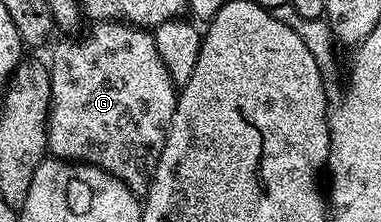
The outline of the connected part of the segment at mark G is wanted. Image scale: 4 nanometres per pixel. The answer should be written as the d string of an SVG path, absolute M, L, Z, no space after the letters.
M100 20L89 26L91 28L79 40L60 41L54 48L54 57L48 60L50 69L50 117L46 119L46 147L51 157L80 164L90 164L94 168L99 168L116 178L120 178L120 182L124 182L128 186L128 190L132 190L135 196L142 198L150 189L154 171L160 162L160 154L164 150L166 131L170 128L172 114L178 105L176 84L170 79L165 66L162 64L160 54L156 50L153 31L138 28L135 24L123 24L120 20Z

